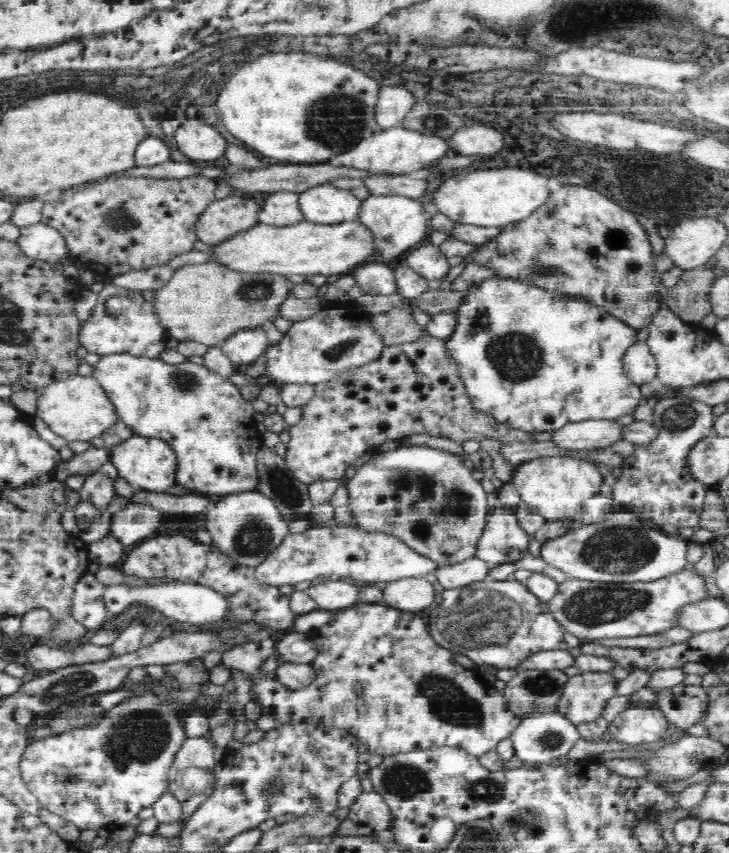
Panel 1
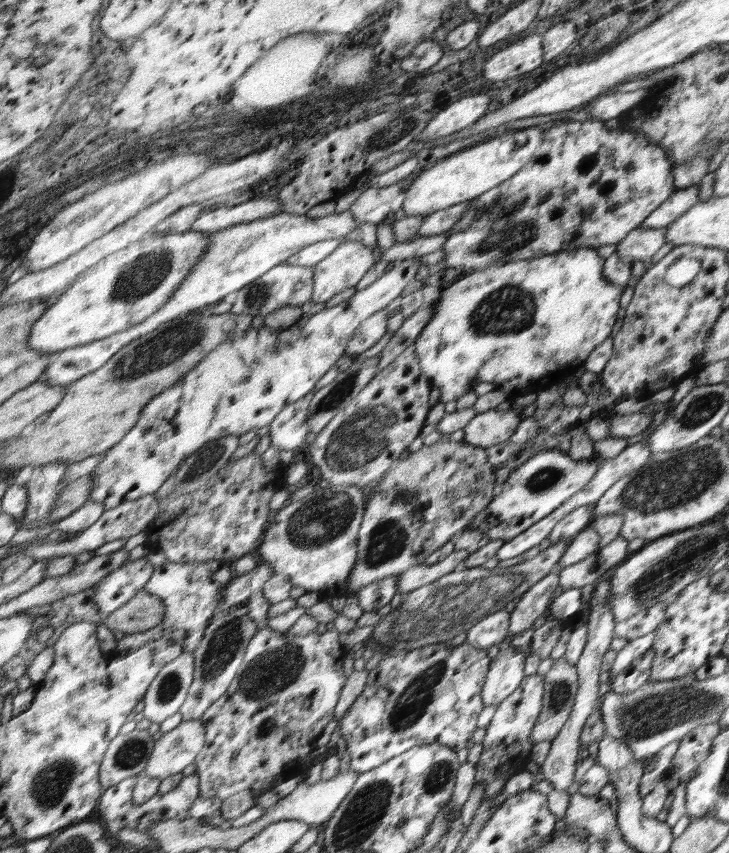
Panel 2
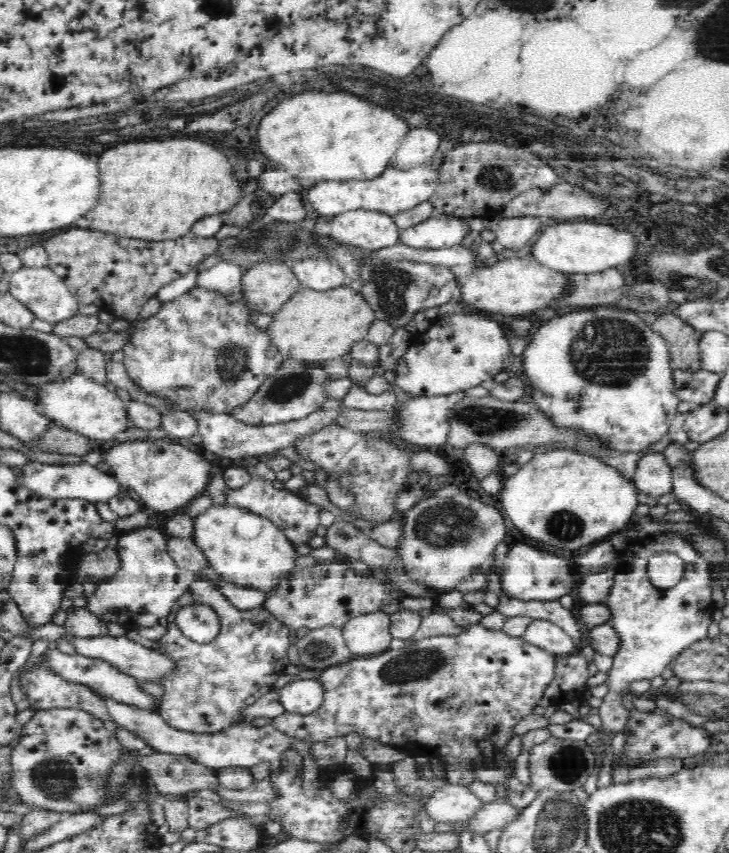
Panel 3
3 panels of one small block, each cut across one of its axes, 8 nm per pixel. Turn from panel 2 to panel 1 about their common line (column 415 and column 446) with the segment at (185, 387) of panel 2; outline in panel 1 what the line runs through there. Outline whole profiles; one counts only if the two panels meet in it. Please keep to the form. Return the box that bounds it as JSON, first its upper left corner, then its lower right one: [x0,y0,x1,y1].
[404,240,451,285]

